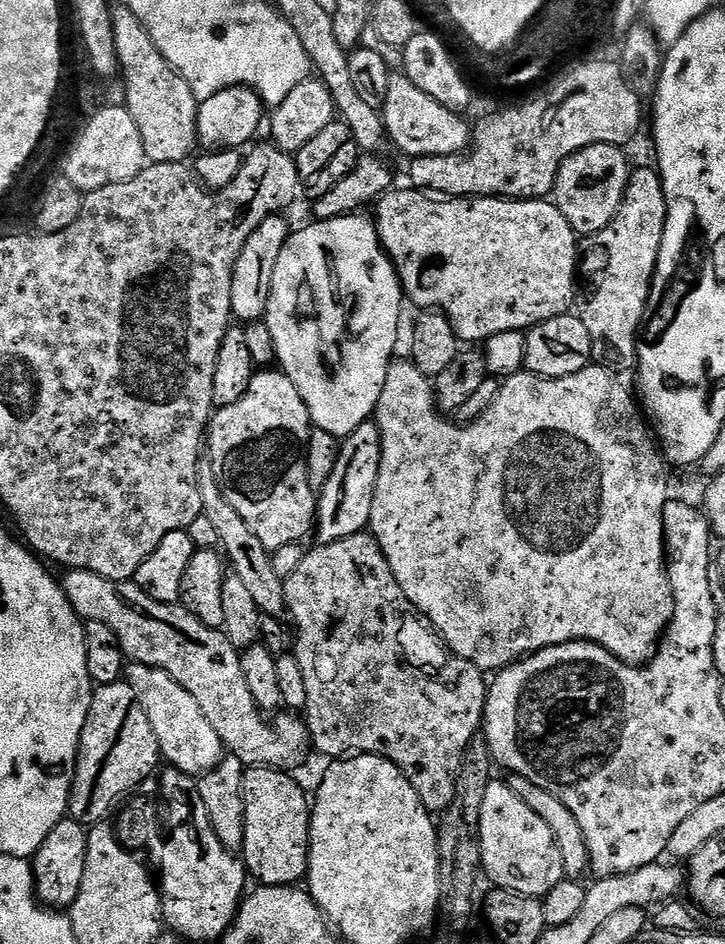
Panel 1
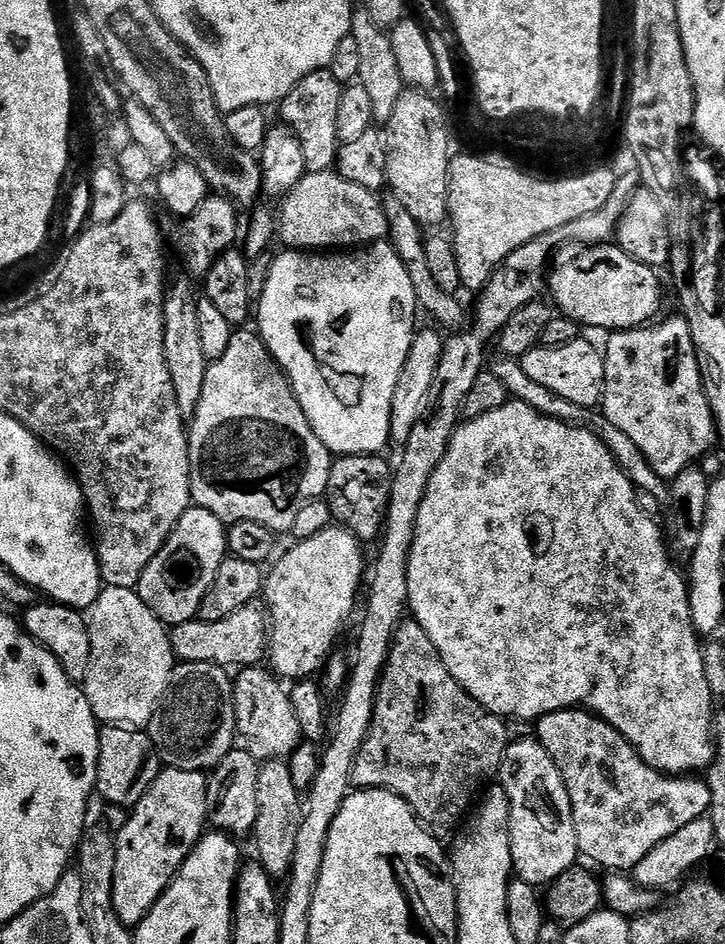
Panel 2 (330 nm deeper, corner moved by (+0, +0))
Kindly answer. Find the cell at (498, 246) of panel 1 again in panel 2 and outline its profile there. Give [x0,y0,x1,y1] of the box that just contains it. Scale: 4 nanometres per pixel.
[546,242,664,332]

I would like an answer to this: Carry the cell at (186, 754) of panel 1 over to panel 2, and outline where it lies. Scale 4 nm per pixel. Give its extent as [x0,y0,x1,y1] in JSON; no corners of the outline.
[83,587,178,729]

